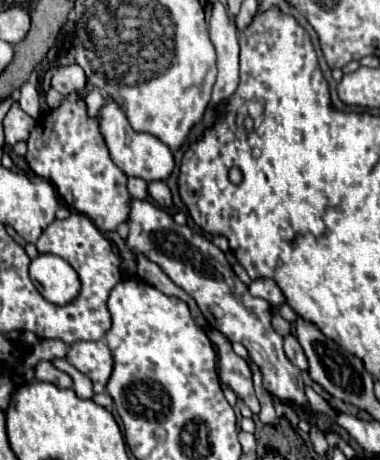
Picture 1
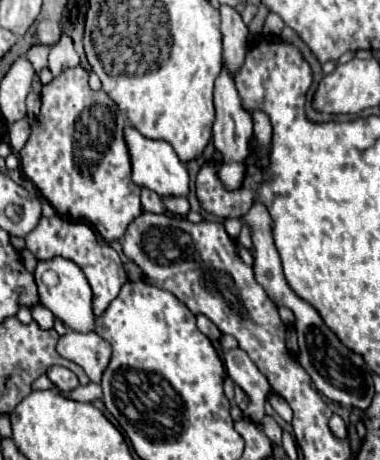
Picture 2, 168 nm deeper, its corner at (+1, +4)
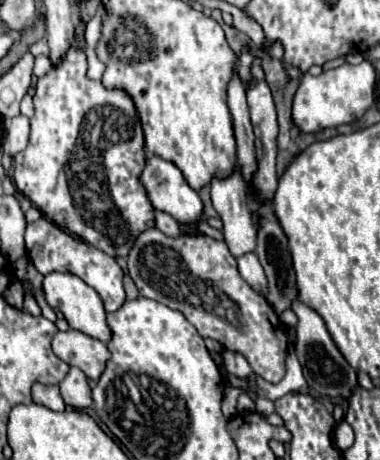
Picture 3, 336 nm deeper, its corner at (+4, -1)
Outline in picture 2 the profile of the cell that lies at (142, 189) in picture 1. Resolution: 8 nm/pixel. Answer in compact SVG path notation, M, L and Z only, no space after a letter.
M141 187L141 205L145 211L151 211L151 213L165 213L165 207L161 203L161 197L147 189L147 187Z

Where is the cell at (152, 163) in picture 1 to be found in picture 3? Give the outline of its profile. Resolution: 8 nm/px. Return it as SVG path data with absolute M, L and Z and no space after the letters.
M148 156L140 180L144 182L150 202L156 210L170 214L180 224L188 224L192 228L202 222L204 204L200 196L188 186L182 172L172 162Z

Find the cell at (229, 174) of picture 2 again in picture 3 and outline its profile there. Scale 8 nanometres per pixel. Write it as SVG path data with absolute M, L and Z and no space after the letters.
M238 166L234 168L232 176L224 178L224 180L212 180L210 186L212 186L212 204L224 222L224 236L226 236L226 244L228 244L232 256L240 258L248 252L254 252L254 248L256 248L256 226L254 226L254 220L252 220L252 214L250 214L250 208L246 202L244 178L240 178Z

